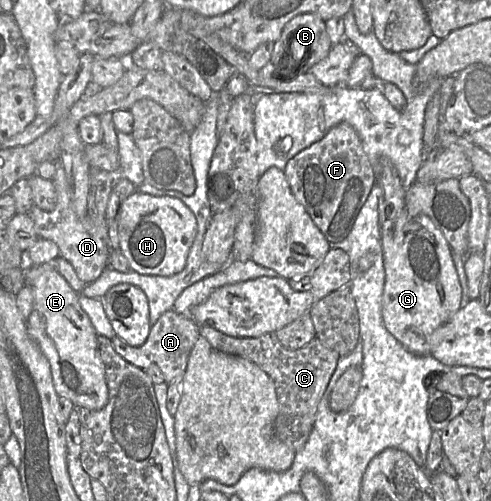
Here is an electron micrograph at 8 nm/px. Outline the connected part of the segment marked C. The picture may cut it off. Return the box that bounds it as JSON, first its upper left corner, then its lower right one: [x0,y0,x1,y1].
[200,326,340,452]

